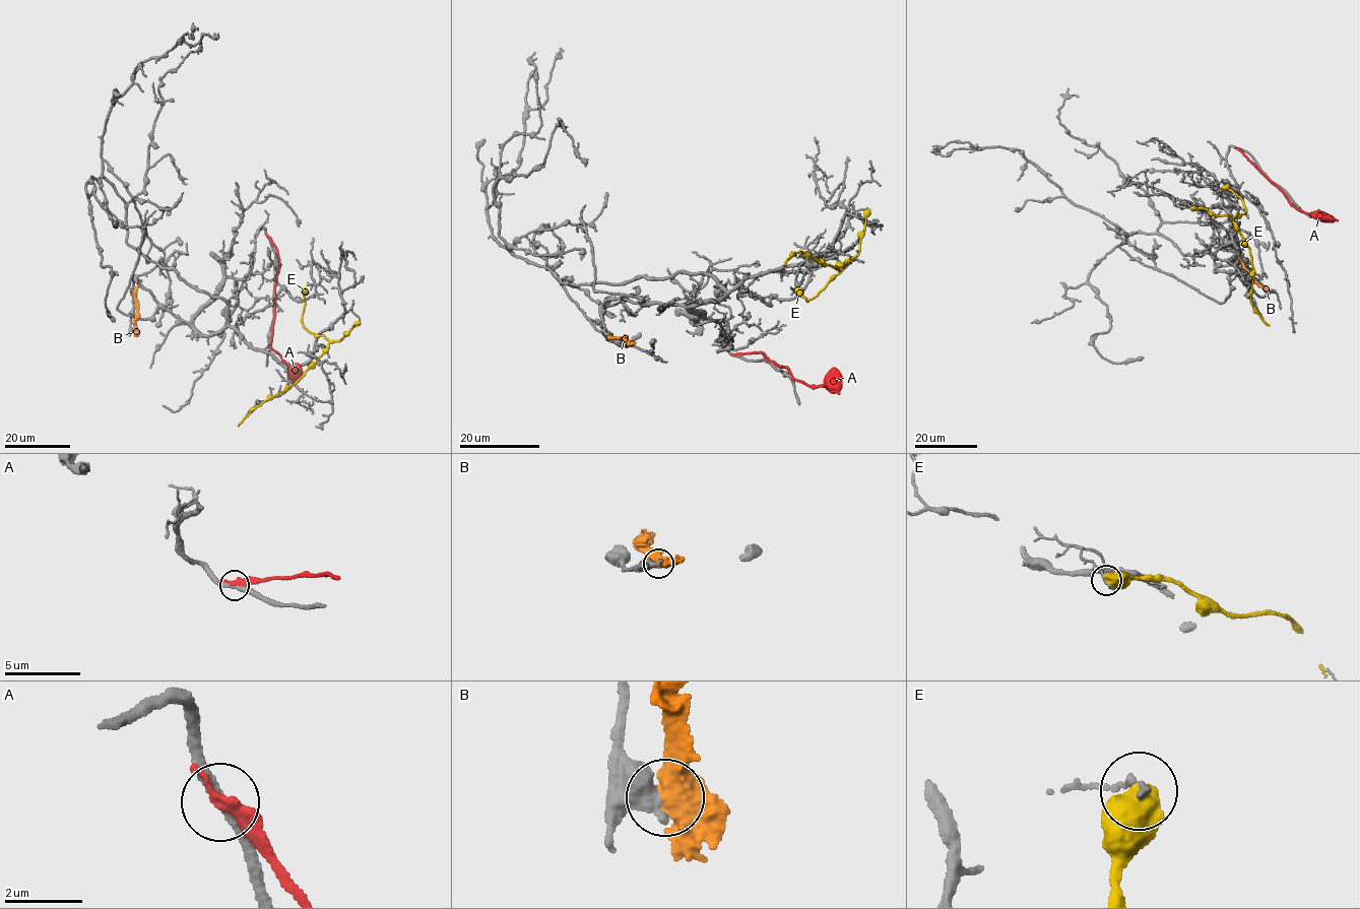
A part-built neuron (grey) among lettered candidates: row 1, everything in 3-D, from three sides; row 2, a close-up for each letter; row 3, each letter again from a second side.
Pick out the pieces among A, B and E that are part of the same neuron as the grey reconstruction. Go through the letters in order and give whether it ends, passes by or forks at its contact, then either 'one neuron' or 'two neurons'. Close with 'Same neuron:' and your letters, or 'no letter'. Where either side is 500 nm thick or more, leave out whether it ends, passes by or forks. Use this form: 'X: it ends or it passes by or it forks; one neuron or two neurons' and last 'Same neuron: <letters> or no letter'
A: it ends; two neurons
B: two neurons
E: two neurons
Same neuron: no letter

